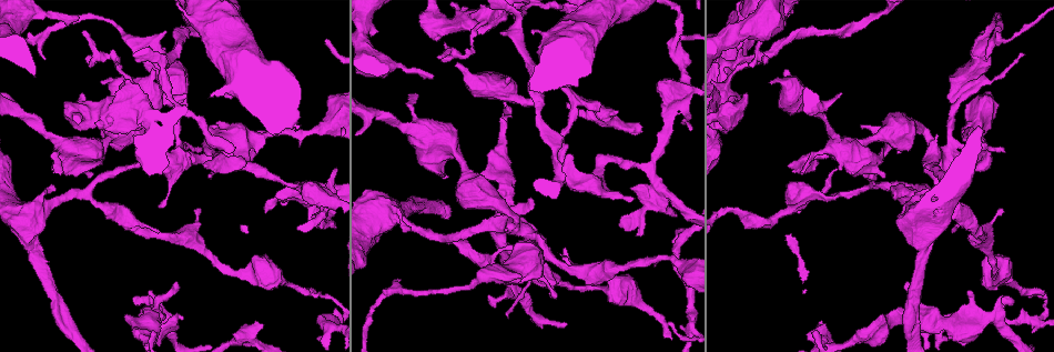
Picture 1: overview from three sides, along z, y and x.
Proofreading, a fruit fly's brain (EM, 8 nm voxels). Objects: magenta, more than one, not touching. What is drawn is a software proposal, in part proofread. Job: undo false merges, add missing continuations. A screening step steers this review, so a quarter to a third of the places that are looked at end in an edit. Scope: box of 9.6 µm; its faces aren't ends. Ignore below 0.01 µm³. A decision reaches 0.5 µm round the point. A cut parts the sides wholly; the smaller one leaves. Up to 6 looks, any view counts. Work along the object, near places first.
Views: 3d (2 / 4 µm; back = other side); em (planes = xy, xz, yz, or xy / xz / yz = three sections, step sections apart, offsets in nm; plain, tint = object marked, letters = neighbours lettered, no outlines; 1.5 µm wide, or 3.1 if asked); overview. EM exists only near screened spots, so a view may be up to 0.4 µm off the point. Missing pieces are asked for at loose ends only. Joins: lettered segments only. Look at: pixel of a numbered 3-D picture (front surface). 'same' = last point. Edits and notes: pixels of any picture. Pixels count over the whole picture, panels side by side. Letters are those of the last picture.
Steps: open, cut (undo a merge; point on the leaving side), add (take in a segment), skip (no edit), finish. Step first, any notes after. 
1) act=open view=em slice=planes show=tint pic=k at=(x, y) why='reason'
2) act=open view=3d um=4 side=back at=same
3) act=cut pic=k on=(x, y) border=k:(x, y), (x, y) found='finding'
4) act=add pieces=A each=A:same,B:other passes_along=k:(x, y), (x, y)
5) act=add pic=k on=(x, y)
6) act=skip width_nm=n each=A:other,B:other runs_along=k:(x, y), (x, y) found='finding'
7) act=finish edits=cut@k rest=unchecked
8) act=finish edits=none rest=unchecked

act=open view=em slice=planes show=letters pic=1 at=(955, 329) why='sudden change in width'

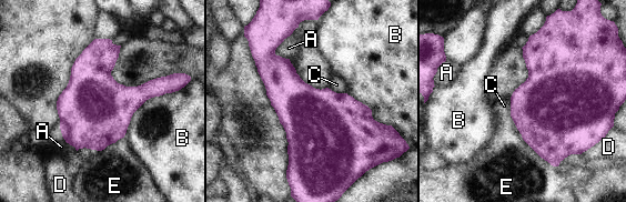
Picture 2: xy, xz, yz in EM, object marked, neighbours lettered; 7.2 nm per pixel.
act=skip width_nm=400 each=A:other,B:other,C:other,D:other,E:other border=2:(327, 88), (336, 92), (346, 93) found='all the same neuron'

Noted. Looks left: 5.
act=open view=em slice=planes show=letters pic=1 at=(788, 167) why='free end'

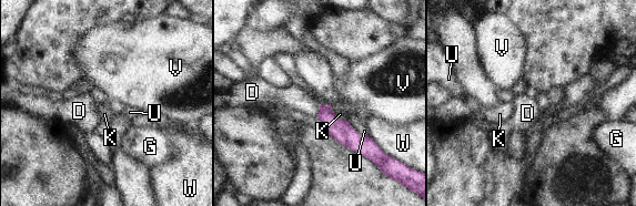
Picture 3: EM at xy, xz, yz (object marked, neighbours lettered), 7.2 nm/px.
act=skip each=D:other,G:other,K:other,U:other,V:other,W:other border=3:(320, 104), (320, 111), (315, 116) found='no lettered segment goes on from it'

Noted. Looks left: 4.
act=open view=em slice=planes show=tint pic=1 at=(163, 62) why='three arms meet'

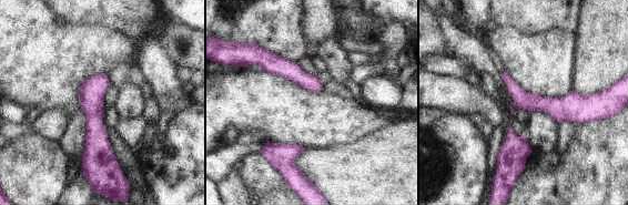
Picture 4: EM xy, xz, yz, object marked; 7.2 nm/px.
act=open view=em slice=planes show=letters at=same why='what lies round it'

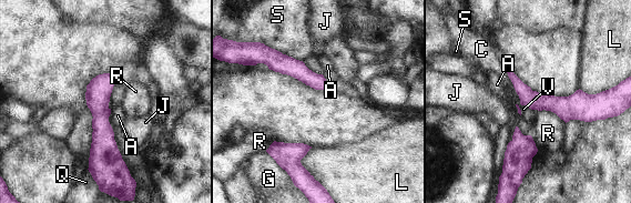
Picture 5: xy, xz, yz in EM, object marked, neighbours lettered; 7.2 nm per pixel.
act=skip longest_contact=L:380nm each=A:other,C:other,G:other,J:other,L:other,Q:other,R:other,S:other,V:other border=5:(539, 110), (550, 110), (566, 122) found='one neuron here'

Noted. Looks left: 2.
act=finish edits=none rest=unchecked

